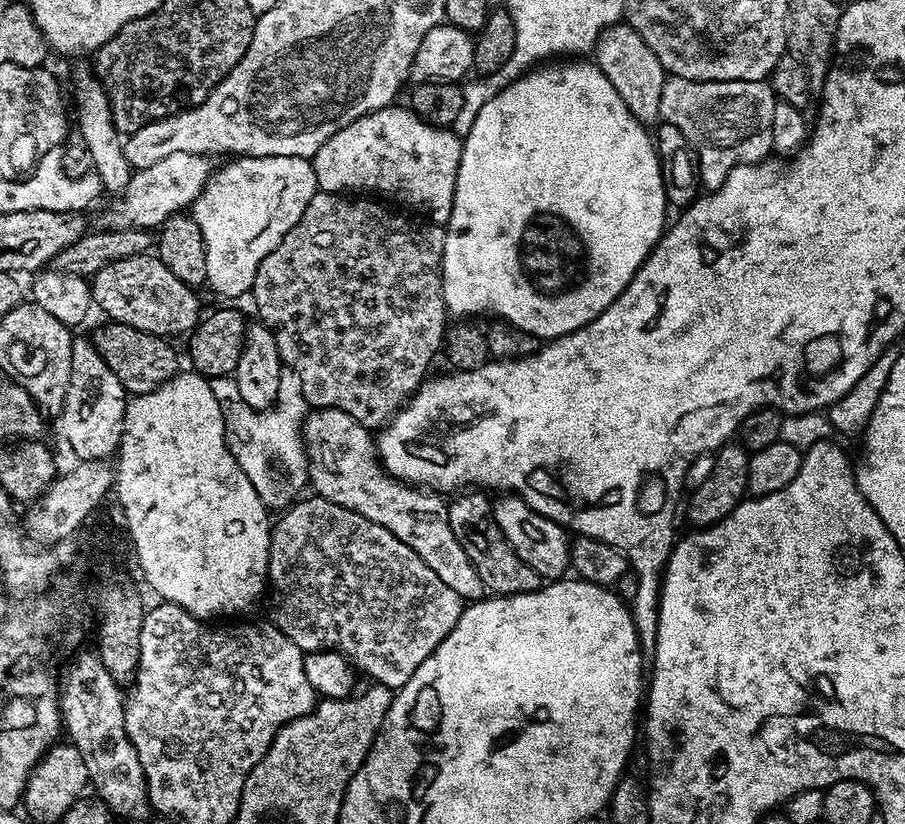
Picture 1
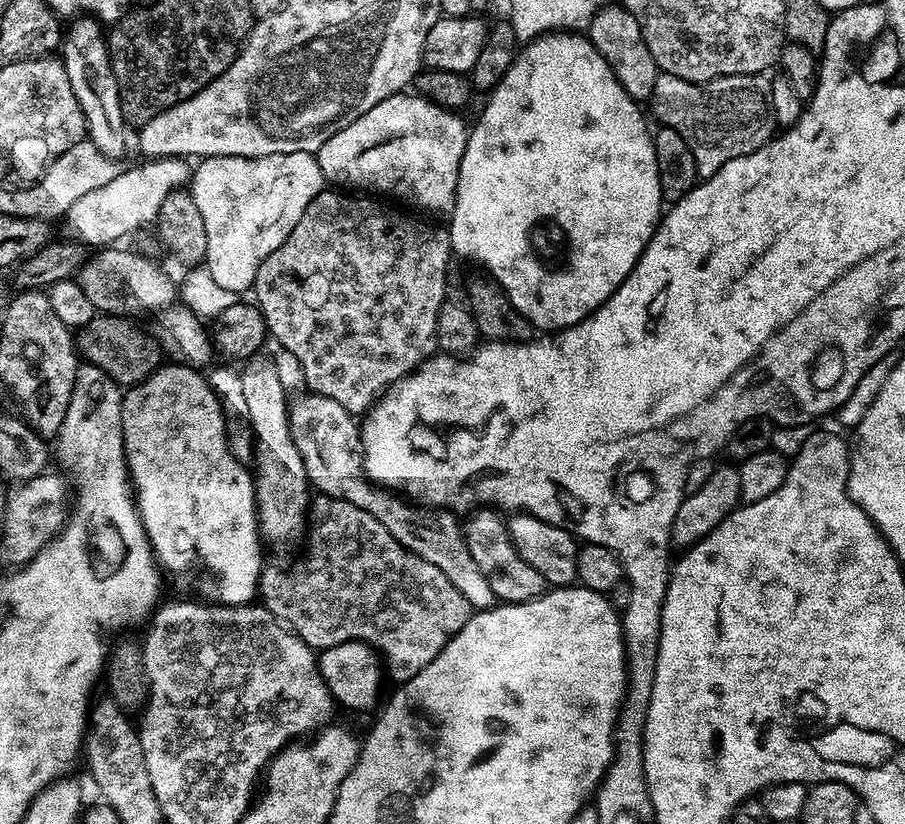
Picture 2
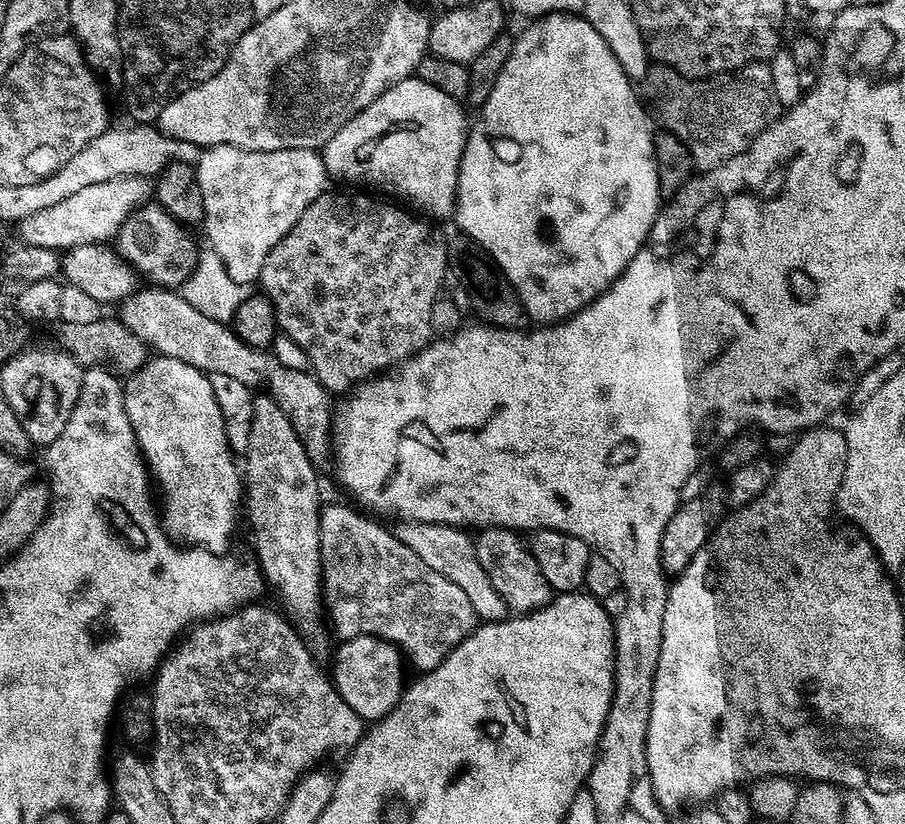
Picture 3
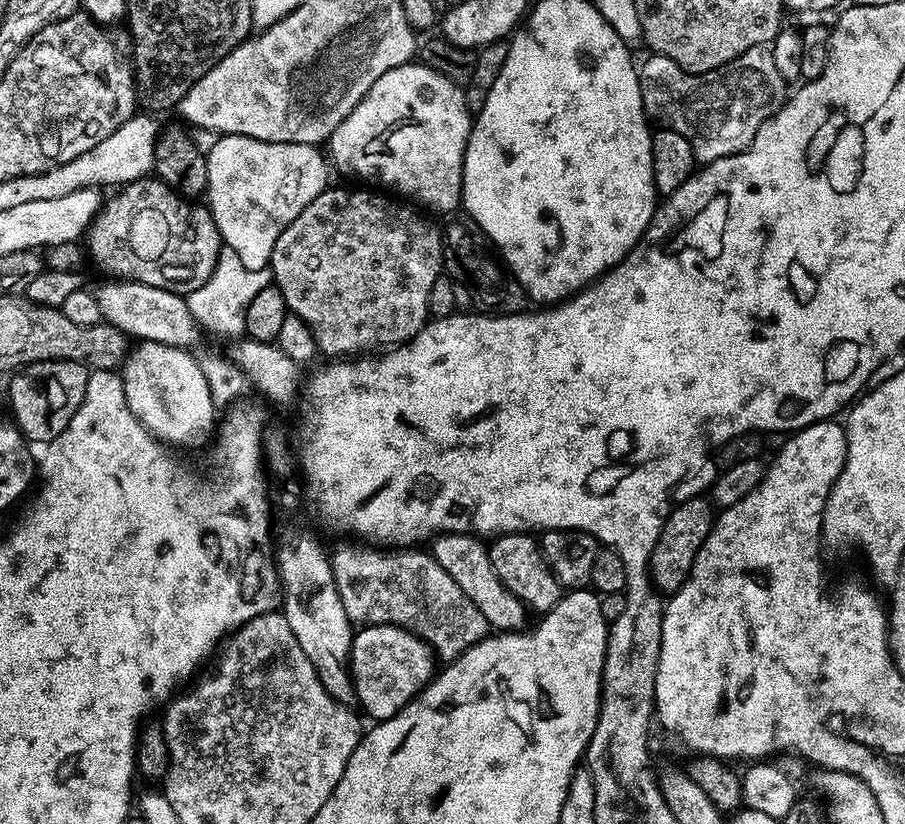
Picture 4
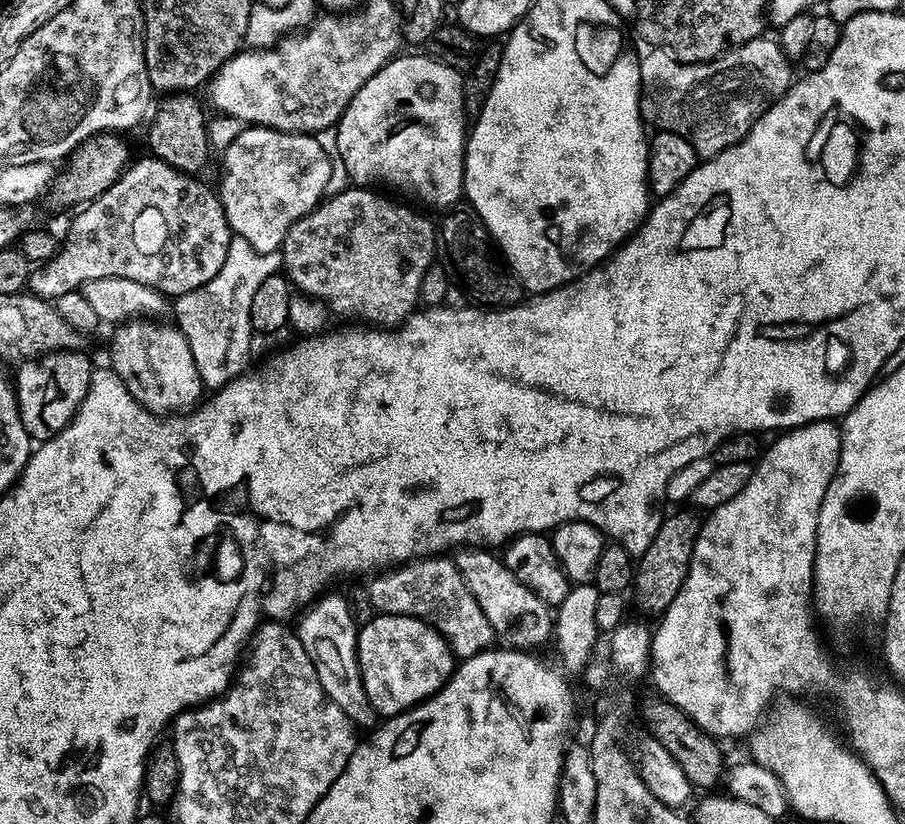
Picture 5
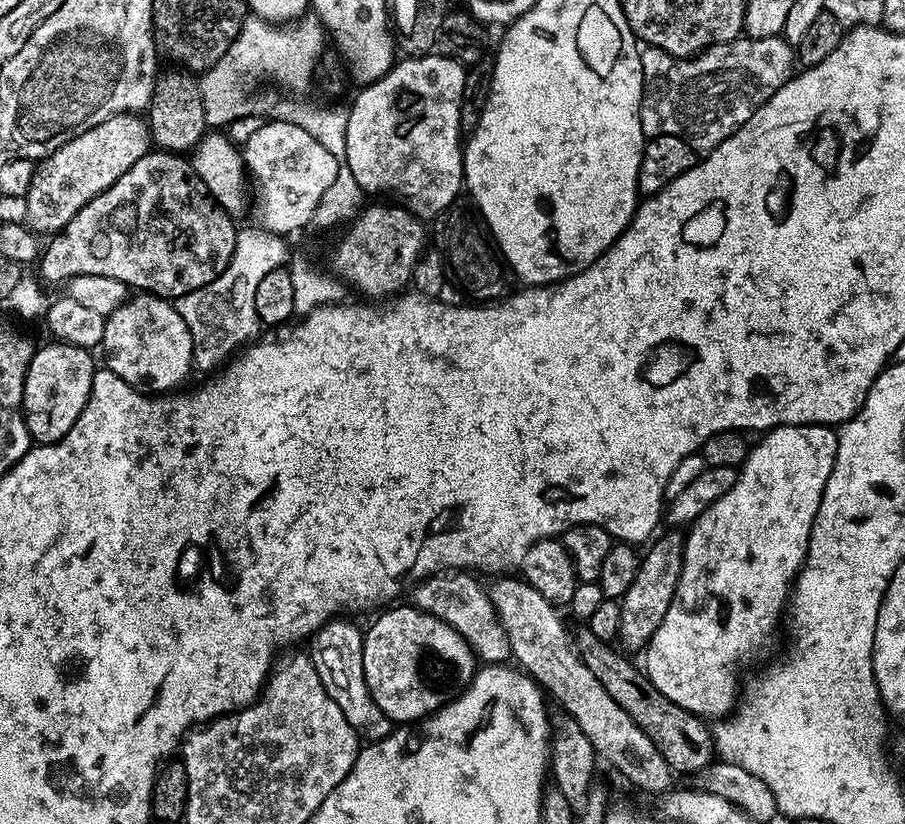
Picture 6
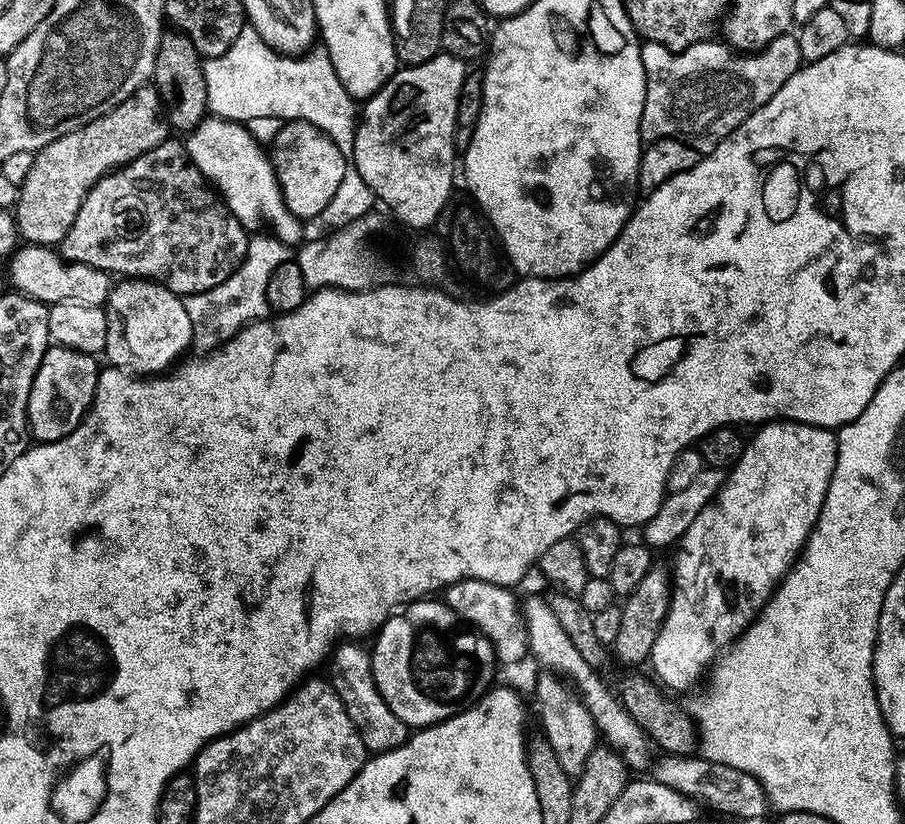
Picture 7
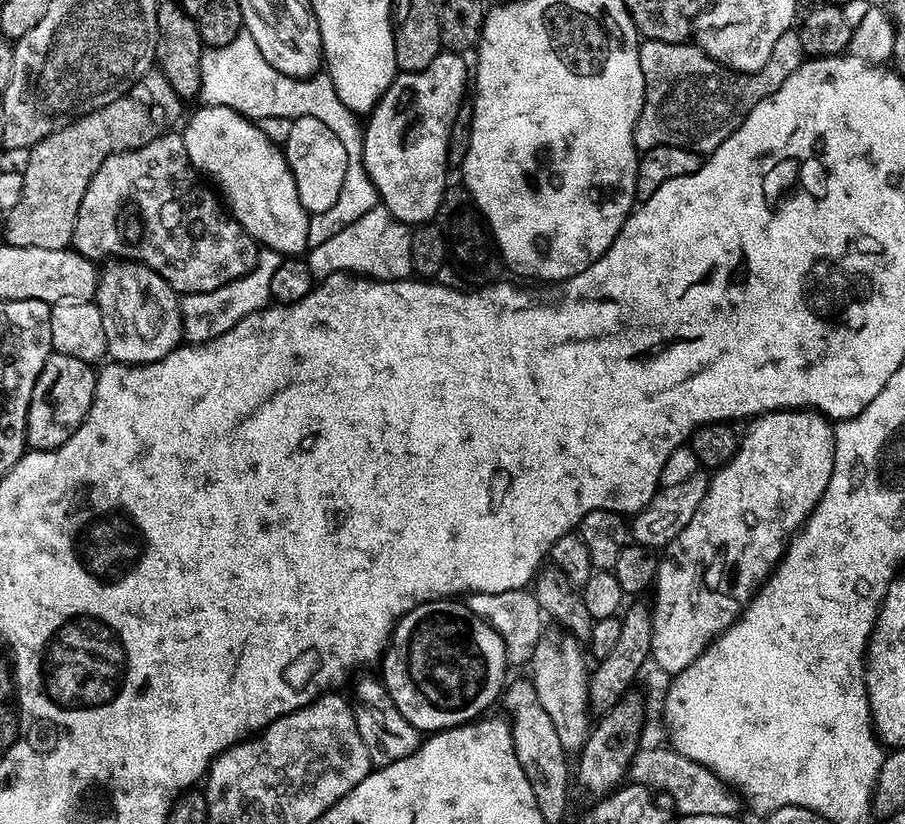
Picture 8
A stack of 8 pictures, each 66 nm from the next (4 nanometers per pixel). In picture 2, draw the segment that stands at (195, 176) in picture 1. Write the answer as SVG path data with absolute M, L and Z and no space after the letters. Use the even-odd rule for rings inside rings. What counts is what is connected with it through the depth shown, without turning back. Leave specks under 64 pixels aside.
M165 156L163 158L148 158L143 161L145 164L136 164L133 168L117 171L116 177L110 182L106 182L106 186L98 186L96 190L90 190L90 194L82 194L82 198L78 198L78 202L74 202L74 206L70 206L66 213L66 221L68 220L67 235L71 239L85 245L91 246L112 246L123 236L128 236L131 232L138 228L150 225L157 219L162 202L166 196L176 189L183 189L190 180L190 164L187 159L177 158L175 156Z

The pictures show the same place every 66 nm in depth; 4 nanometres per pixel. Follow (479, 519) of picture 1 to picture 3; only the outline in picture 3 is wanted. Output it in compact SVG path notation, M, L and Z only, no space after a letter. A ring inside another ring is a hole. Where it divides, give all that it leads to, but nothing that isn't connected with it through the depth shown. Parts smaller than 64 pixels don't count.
M482 528L474 543L478 562L482 562L482 570L486 570L490 586L498 590L502 602L513 613L537 612L554 598L550 582L546 582L542 570L538 570L538 562L534 562L534 554L530 554L525 537L519 531L510 528Z

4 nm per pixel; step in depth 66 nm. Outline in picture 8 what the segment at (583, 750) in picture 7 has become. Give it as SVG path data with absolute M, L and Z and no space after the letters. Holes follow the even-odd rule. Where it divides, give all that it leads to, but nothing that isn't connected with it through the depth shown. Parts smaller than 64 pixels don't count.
M563 630L545 631L541 635L538 646L534 650L530 661L530 679L534 690L538 694L538 702L542 704L542 710L546 710L546 718L550 718L550 722L554 724L554 734L558 734L558 742L565 750L580 750L590 733L590 709L588 706L588 682L590 679L590 664L584 661L585 649L582 647L581 641L576 637L568 635Z

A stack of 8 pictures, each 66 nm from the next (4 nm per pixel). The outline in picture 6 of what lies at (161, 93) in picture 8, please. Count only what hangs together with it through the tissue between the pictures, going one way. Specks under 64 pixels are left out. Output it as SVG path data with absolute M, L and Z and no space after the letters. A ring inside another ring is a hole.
M127 112L106 118L106 122L98 122L98 126L70 138L70 142L36 164L30 190L22 200L24 212L28 215L28 227L37 234L61 232L70 218L82 210L82 206L118 182L118 178L122 178L122 174L126 174L138 158L146 155L153 144L147 119L143 115Z

